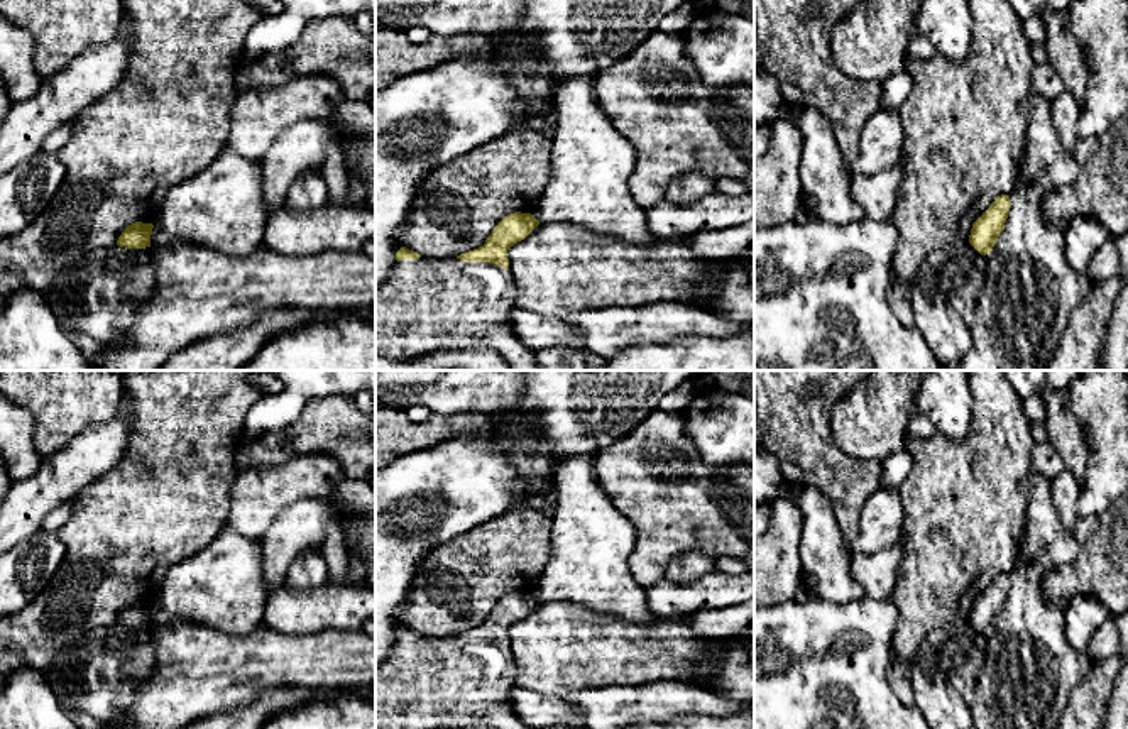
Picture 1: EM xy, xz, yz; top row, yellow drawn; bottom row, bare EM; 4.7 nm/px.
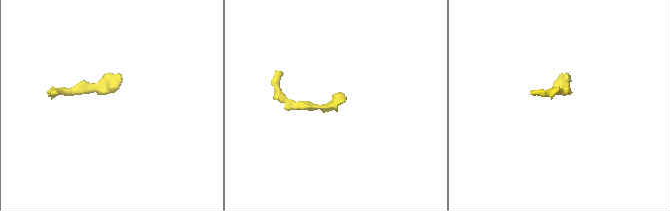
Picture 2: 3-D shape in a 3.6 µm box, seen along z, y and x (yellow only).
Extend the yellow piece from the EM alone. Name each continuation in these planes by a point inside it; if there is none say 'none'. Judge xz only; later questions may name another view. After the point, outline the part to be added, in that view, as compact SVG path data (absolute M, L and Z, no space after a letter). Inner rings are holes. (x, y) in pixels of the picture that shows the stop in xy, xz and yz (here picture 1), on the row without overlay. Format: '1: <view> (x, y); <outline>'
1: xz (425, 682); M457 636L399 639L375 668L375 729L531 729L511 707L516 678L512 653L501 644Z

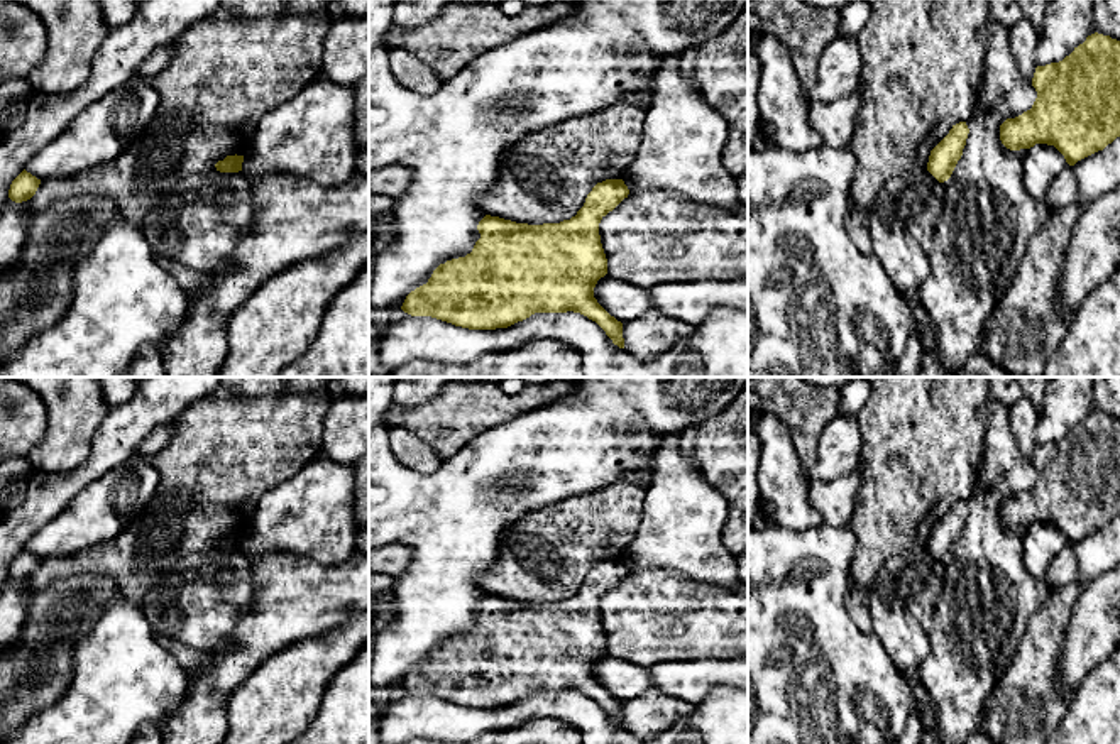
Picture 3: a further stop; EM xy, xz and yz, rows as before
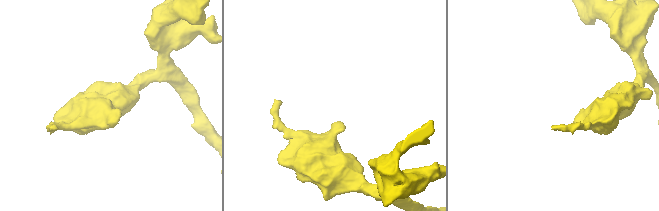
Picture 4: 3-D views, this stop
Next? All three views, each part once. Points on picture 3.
none

